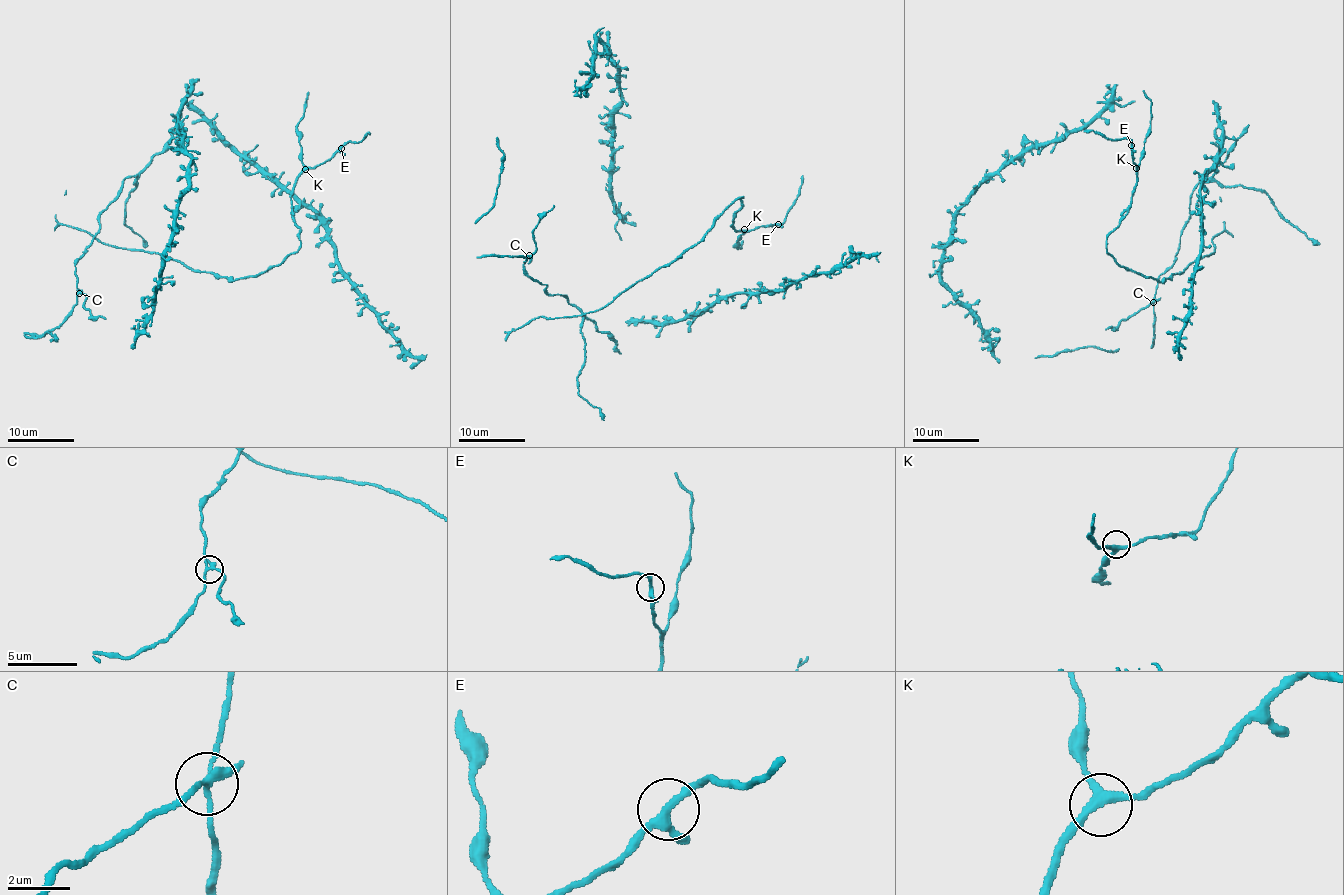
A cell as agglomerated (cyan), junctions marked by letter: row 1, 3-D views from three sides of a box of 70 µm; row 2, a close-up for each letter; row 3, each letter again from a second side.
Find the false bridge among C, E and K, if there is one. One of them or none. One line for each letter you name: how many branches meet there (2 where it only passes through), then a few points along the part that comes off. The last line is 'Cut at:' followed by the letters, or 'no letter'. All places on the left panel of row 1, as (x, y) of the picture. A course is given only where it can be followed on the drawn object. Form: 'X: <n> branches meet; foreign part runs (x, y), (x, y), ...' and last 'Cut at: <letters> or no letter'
C: 4 branches meet; foreign part runs (78, 293), (85, 297), (83, 306), (89, 313), (105, 319)
Cut at: C

